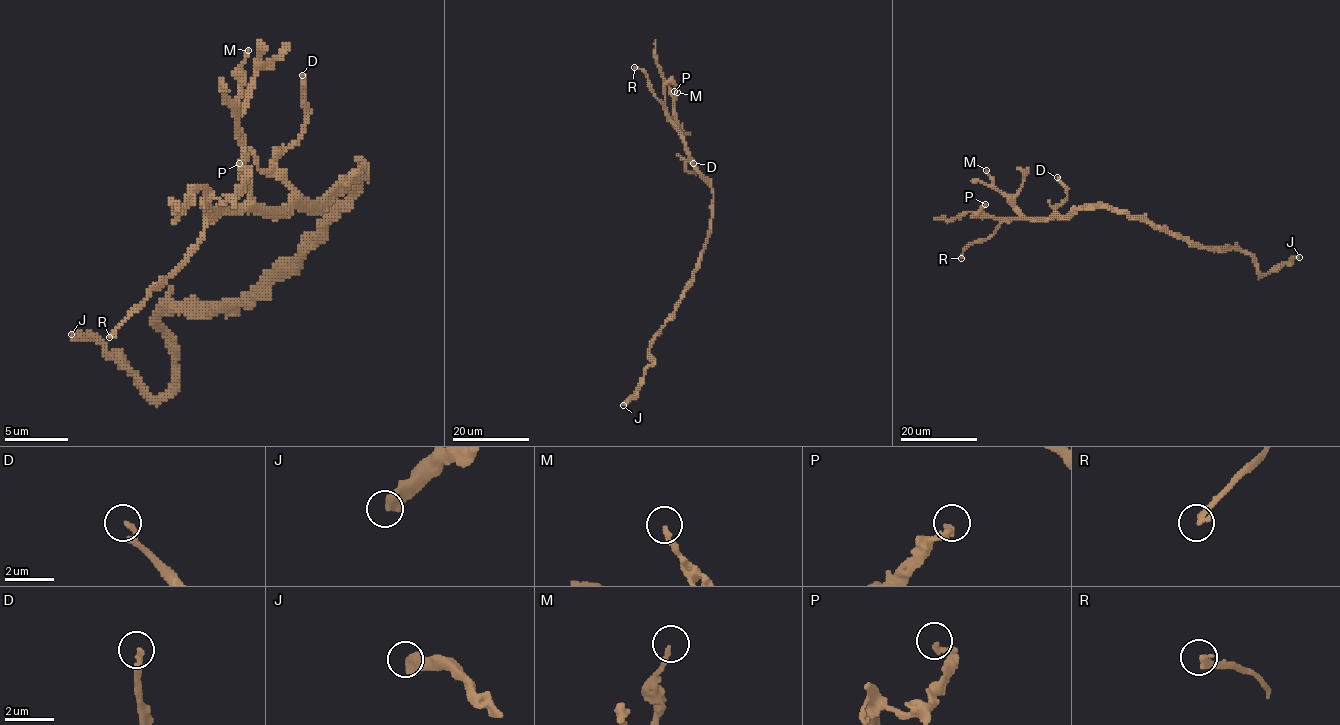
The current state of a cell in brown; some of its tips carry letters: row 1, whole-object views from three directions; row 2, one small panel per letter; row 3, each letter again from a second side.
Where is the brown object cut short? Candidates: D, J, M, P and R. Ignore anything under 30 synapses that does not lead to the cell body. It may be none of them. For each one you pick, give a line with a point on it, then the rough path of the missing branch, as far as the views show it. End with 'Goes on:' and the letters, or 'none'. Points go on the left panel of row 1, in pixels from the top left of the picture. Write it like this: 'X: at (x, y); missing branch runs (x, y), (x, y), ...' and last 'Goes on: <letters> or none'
D: at (302, 75); missing branch runs (302, 75), (308, 69), (308, 53), (302, 47), (295, 50)
Goes on: D

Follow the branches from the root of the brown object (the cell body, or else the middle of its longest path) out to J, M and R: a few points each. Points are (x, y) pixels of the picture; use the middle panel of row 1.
J: (706, 238), (695, 271), (677, 309), (650, 347), (654, 364), (646, 369), (643, 383), (623, 405)
M: (706, 238), (711, 230), (713, 189), (696, 168), (678, 128), (674, 115), (677, 92)
R: (706, 238), (711, 230), (711, 183), (696, 168), (682, 133), (653, 93), (646, 73), (634, 67)

